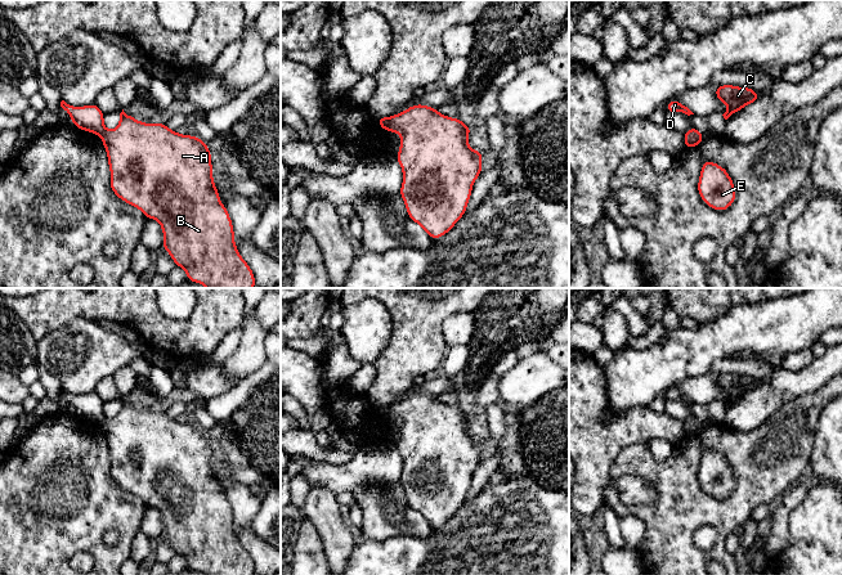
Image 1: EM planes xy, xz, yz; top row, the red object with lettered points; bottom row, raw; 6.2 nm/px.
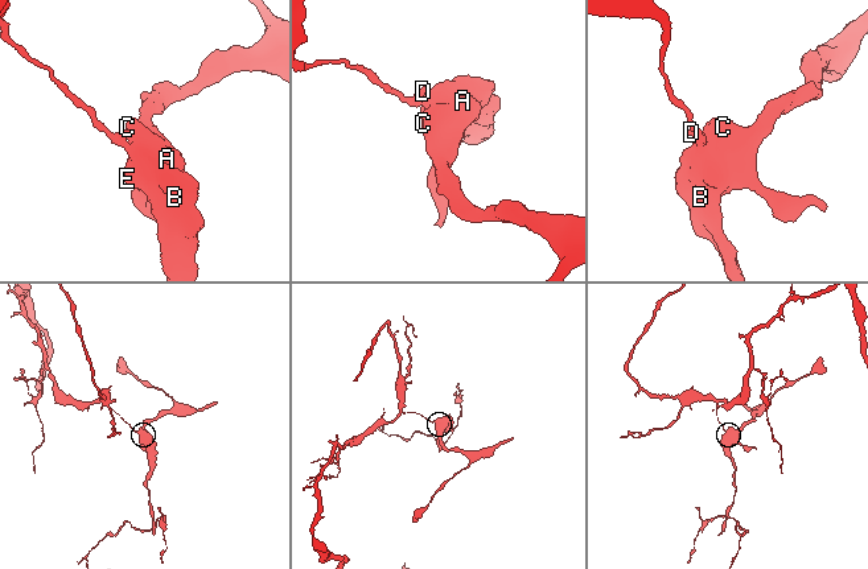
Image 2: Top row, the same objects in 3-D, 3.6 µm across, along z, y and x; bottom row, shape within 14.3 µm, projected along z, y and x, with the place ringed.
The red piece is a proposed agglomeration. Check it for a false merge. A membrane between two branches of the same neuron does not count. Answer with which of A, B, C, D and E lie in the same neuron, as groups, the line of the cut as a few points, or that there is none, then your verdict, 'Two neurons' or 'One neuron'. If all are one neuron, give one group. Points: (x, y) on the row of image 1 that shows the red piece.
Groups: A B C E / D. Split along xz (389, 117), (390, 130). Two neurons

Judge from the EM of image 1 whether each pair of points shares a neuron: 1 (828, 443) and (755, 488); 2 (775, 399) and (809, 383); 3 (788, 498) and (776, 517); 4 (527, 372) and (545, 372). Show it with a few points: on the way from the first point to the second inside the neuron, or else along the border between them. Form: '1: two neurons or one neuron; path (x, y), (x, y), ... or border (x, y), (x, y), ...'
1: two neurons; border (818, 423), (814, 431), (811, 457), (807, 467)
2: one neuron; path (783, 391), (789, 385), (801, 383)
3: one neuron; path (788, 503), (782, 512)
4: one neuron; path (531, 373), (541, 373)

